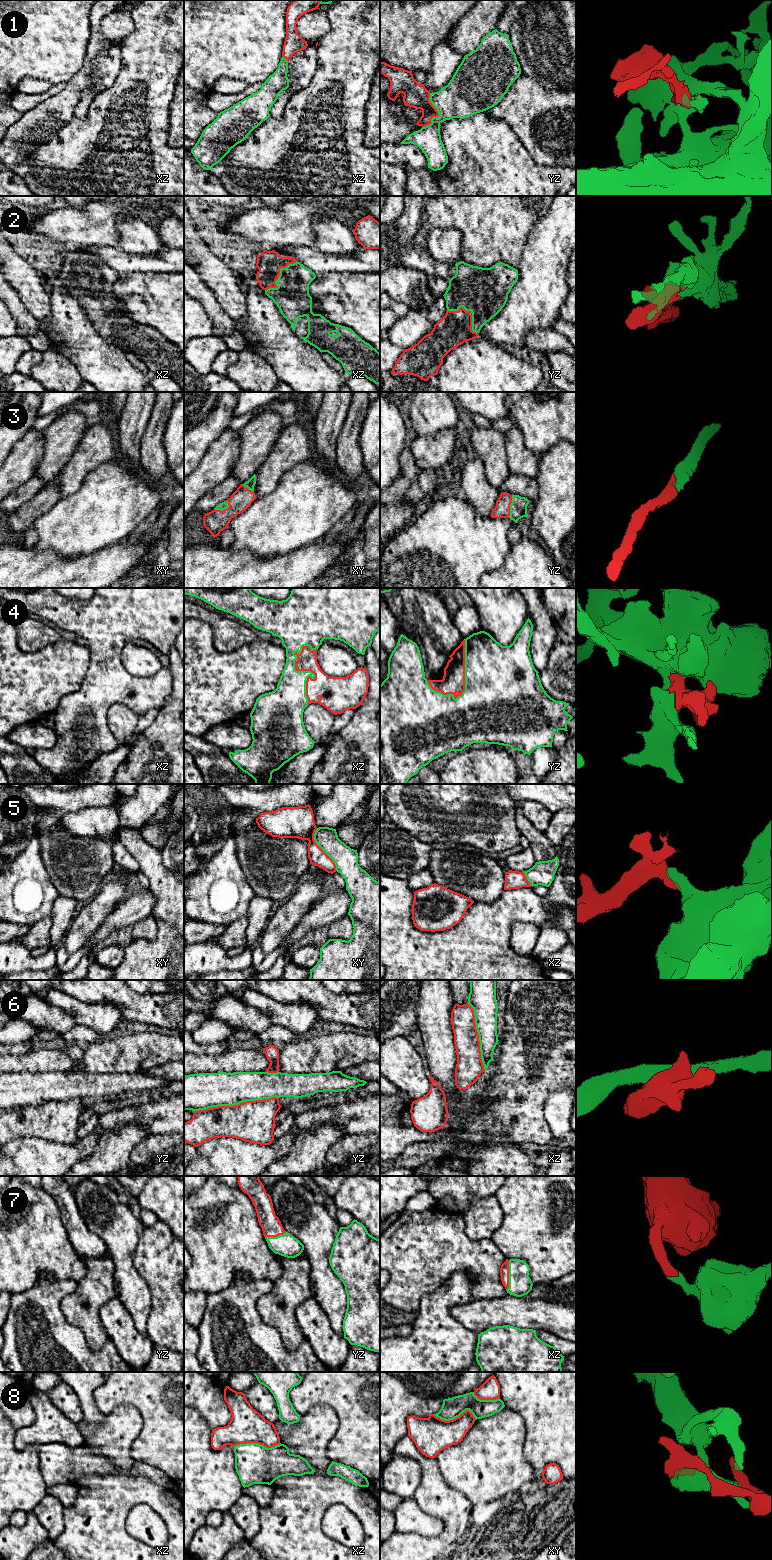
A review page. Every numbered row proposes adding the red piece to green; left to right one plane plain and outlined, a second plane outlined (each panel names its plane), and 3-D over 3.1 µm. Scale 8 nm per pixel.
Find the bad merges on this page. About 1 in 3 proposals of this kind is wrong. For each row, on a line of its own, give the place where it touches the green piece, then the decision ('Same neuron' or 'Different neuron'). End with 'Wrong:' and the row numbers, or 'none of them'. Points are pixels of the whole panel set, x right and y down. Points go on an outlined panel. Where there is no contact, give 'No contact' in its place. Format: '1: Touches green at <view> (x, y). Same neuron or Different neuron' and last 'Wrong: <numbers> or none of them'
1: Touches green at yz (439, 114). Same neuron
2: Touches green at yz (471, 312). Same neuron
3: Touches green at yz (510, 506). Same neuron
4: Touches green at xz (310, 671). Same neuron
5: Touches green at xy (321, 848). Different neuron
6: Touches green at yz (236, 1104). Different neuron
7: Touches green at xz (509, 1275). Same neuron
8: Touches green at xz (256, 1443). Different neuron
Wrong: 5, 6, 8

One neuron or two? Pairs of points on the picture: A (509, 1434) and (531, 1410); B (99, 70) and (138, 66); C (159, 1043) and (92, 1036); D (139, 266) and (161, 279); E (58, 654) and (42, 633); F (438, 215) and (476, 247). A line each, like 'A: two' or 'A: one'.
A: two
B: two
C: two
D: two
E: two
F: one

